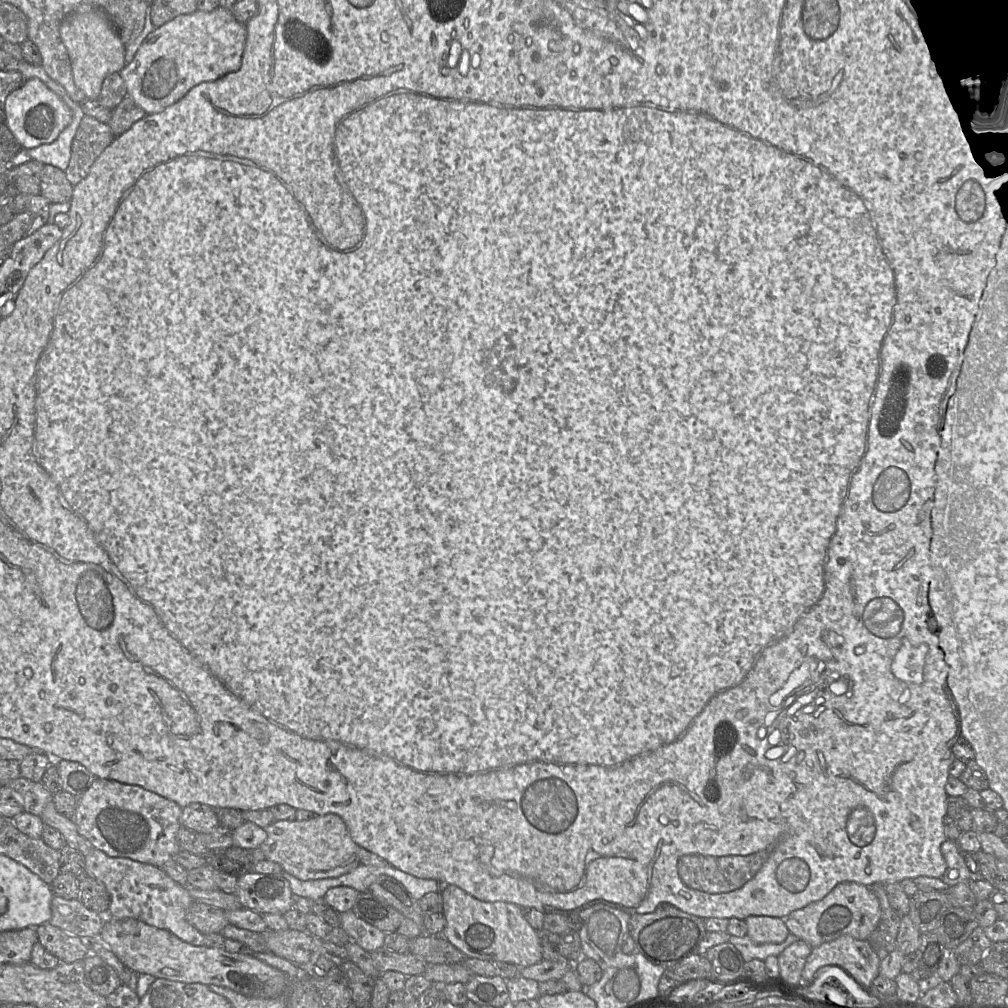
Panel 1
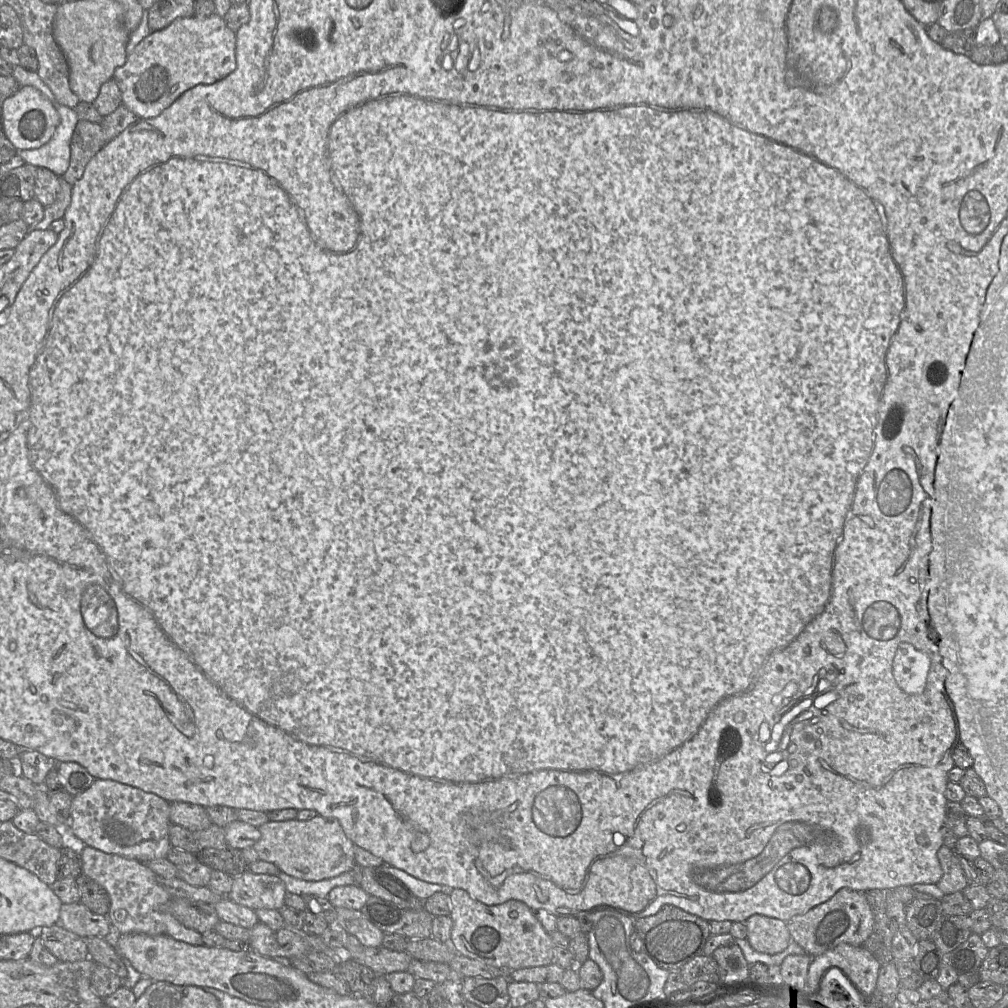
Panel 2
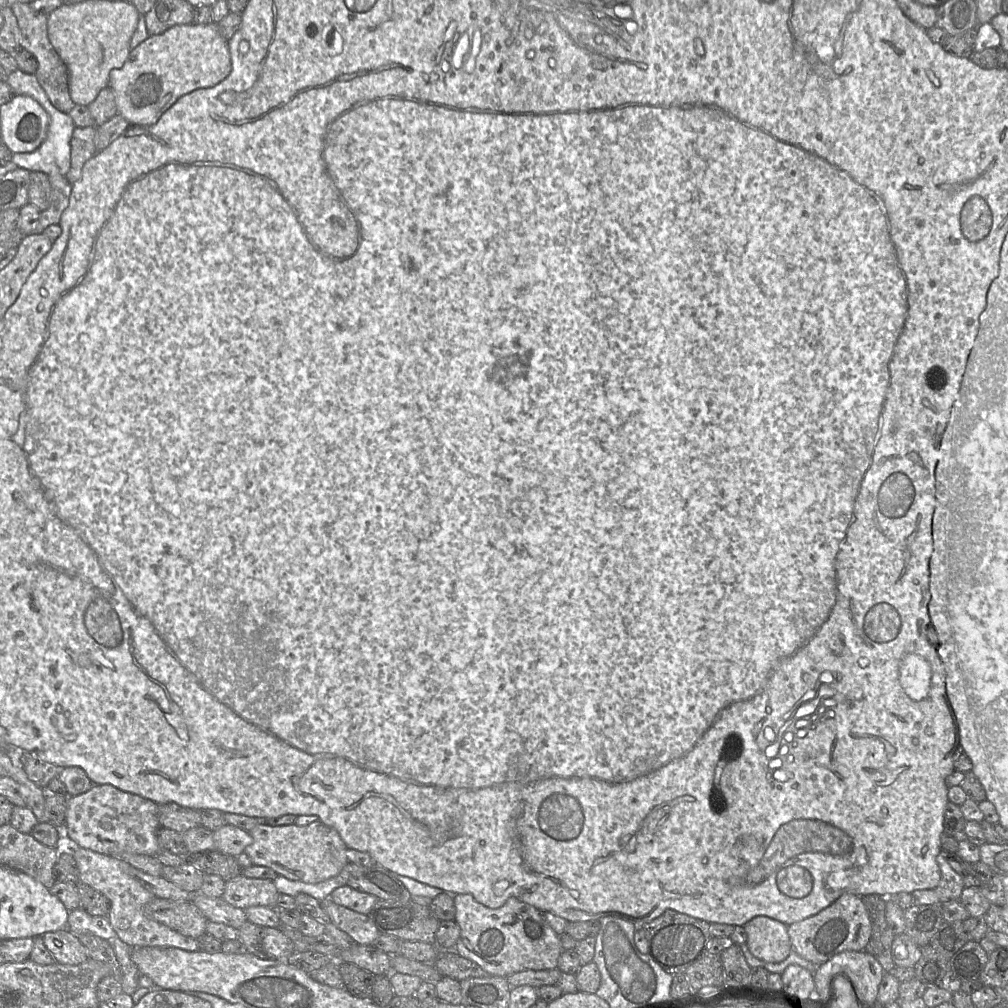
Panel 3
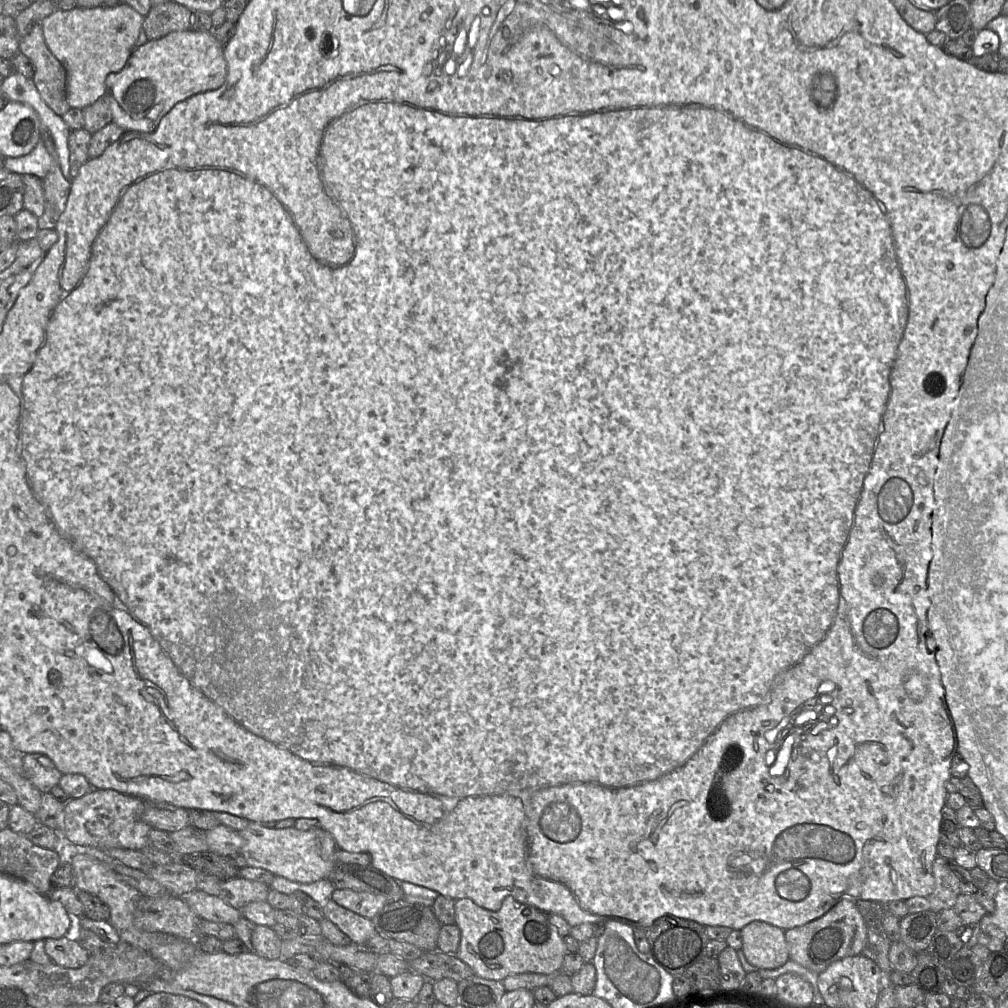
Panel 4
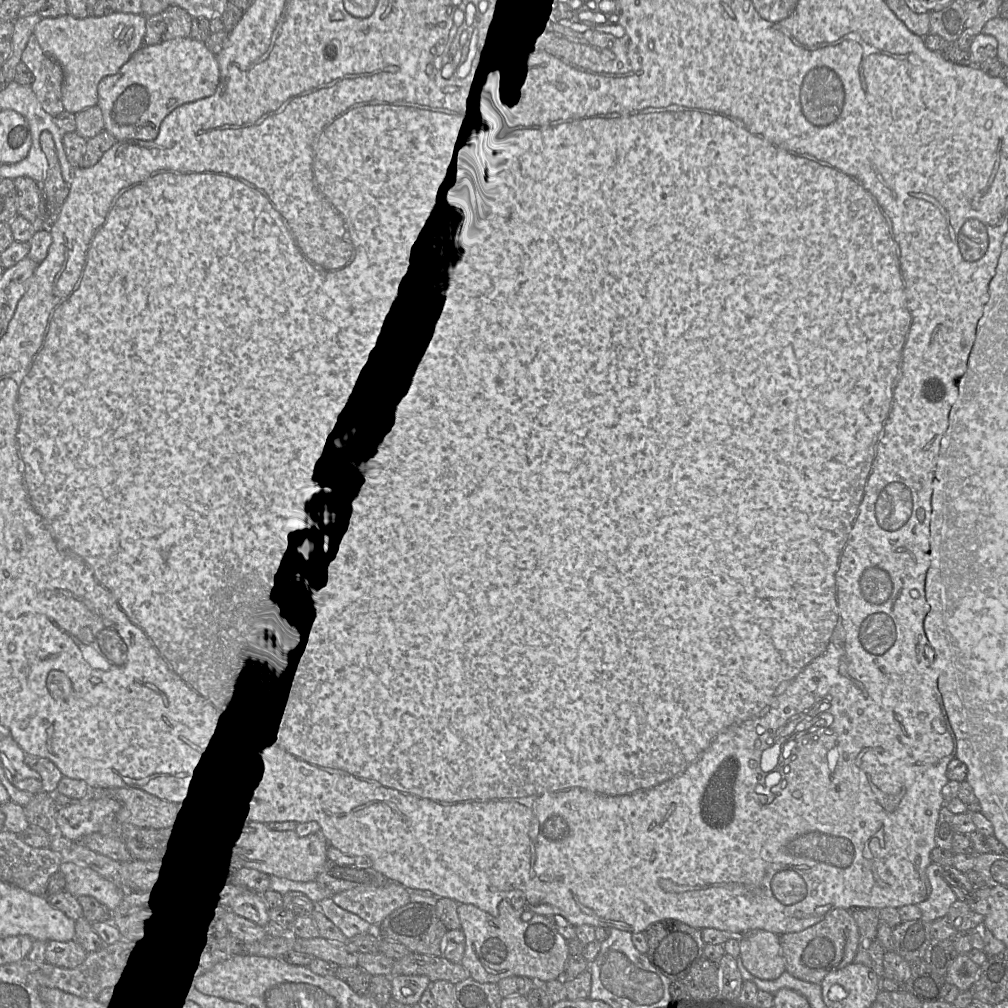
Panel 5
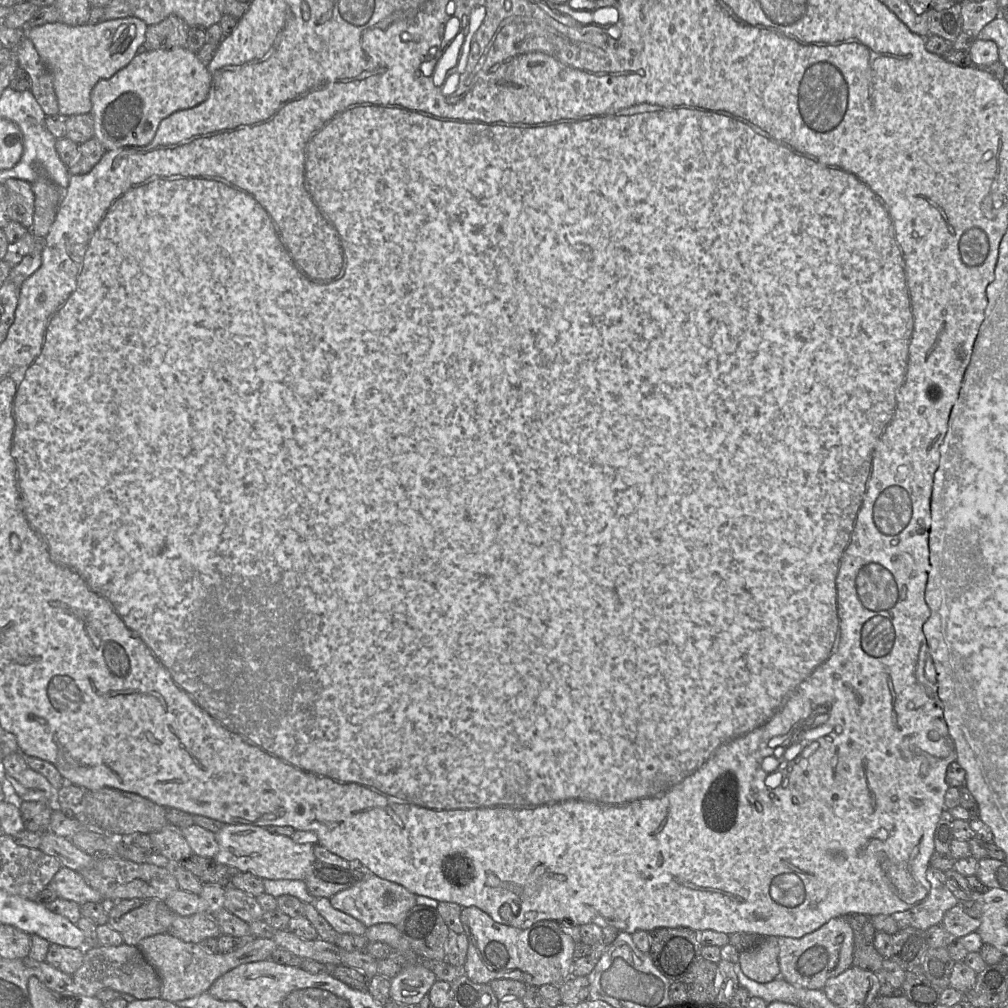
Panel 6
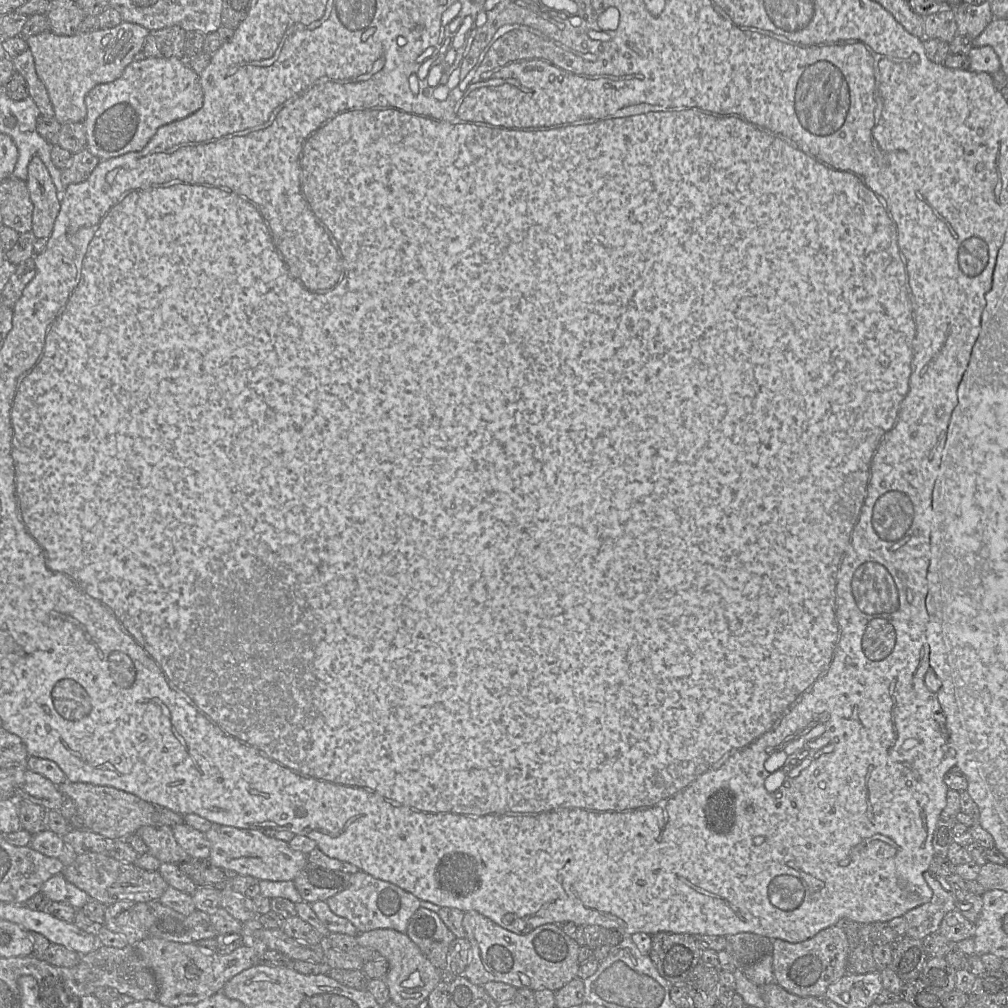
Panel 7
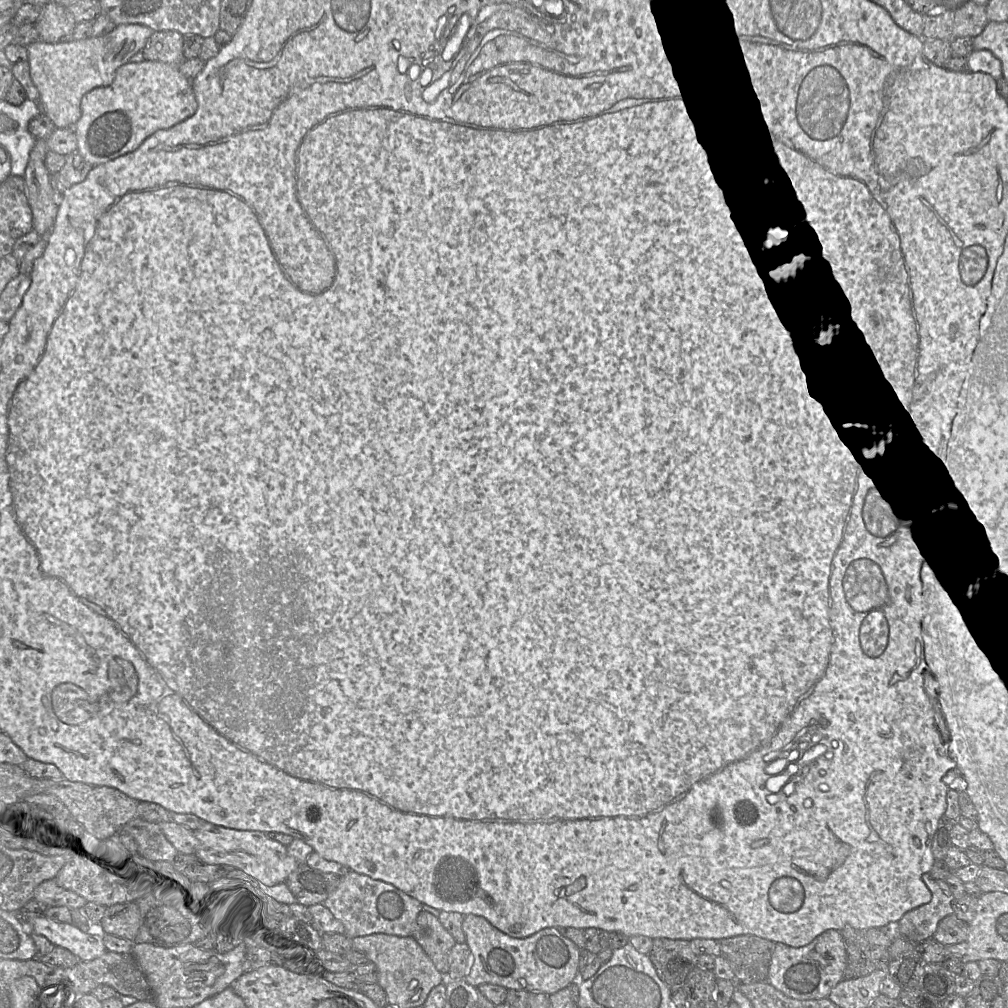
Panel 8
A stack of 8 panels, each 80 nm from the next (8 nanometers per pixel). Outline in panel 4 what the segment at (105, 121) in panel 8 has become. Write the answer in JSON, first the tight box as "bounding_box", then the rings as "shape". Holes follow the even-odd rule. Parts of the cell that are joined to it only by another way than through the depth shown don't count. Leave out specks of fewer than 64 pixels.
{"bounding_box":[105,29,226,133],"shape":[[[191,29],[174,31],[162,38],[149,40],[133,50],[121,71],[110,73],[106,77],[105,96],[109,99],[112,122],[124,132],[151,133],[176,104],[194,95],[218,89],[224,83],[226,76],[224,46],[215,38],[213,30],[212,32],[198,32]]]}

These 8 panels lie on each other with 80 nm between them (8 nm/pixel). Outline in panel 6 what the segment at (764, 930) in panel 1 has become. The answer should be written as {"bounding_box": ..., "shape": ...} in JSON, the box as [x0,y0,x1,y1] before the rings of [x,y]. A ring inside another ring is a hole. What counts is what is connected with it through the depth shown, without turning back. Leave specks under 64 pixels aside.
{"bounding_box":[738,936,780,983],"shape":[[[777,936],[763,937],[759,944],[738,953],[742,972],[750,979],[766,983],[780,976]]]}

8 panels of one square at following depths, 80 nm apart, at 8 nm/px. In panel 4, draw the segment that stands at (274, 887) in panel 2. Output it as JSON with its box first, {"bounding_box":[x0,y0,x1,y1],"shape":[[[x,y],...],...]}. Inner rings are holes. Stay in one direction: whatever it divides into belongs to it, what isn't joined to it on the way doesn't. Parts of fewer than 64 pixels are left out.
{"bounding_box":[218,877,270,910],"shape":[[[236,877],[222,881],[218,896],[225,903],[241,910],[250,902],[266,901],[270,889],[270,886],[265,883]]]}

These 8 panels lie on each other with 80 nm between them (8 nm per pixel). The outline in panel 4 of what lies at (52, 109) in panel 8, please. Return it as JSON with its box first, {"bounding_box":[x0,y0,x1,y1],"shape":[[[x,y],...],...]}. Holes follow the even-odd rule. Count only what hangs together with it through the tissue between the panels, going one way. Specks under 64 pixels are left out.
{"bounding_box":[41,2,144,109],"shape":[[[121,2],[113,7],[56,9],[41,20],[45,42],[67,72],[66,99],[70,108],[84,109],[106,94],[106,77],[121,71],[127,63],[144,17]]]}

